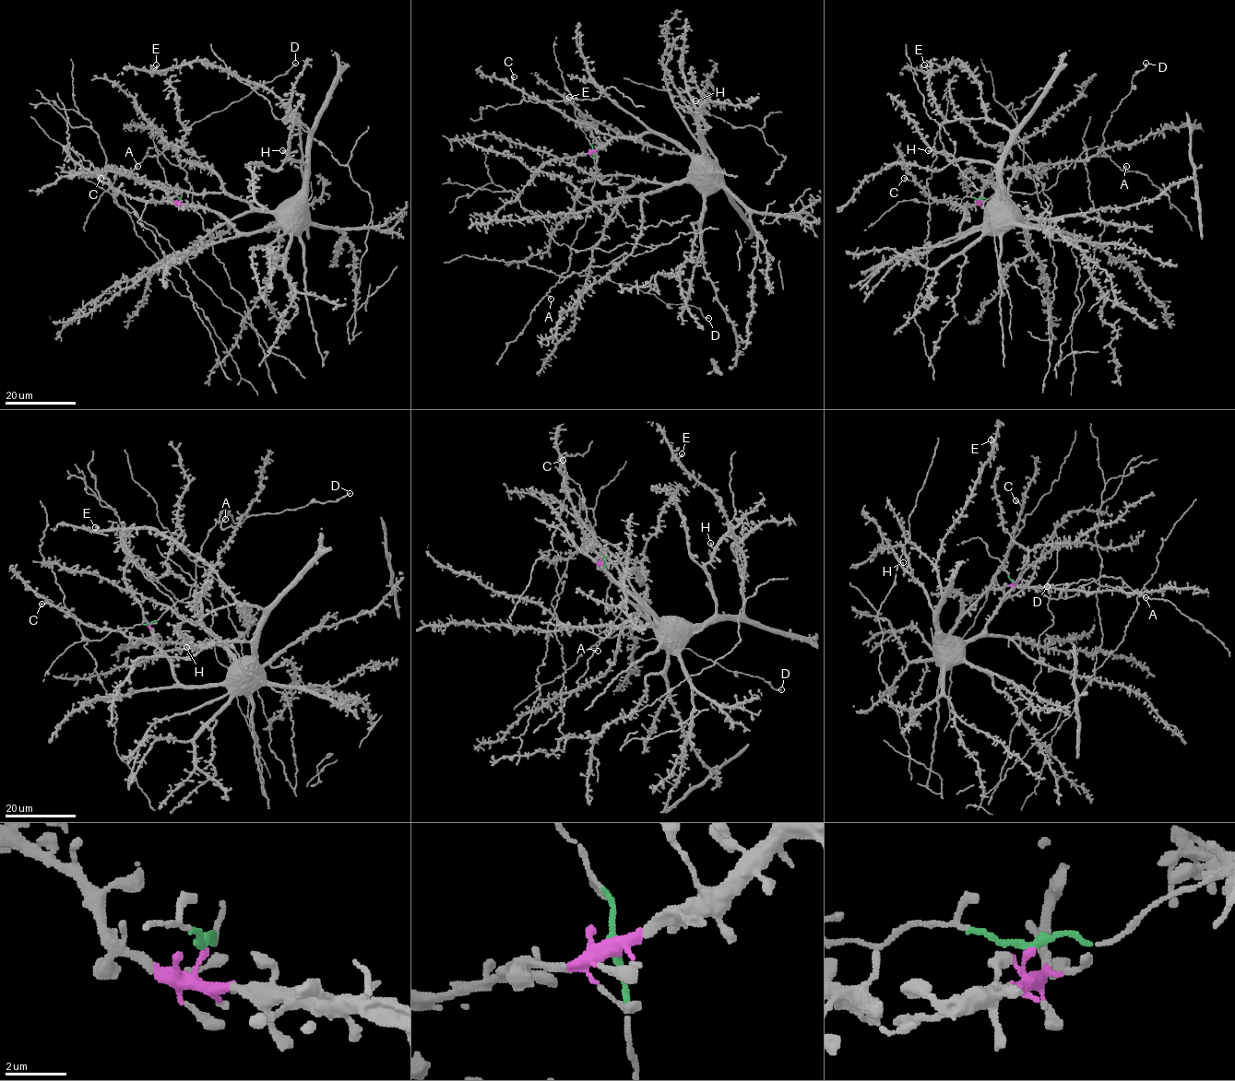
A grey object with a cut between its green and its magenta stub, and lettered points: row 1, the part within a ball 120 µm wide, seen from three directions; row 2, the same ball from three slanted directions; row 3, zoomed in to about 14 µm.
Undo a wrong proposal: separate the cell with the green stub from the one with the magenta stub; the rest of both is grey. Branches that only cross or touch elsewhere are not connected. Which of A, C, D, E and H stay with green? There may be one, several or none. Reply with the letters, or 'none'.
A, D

